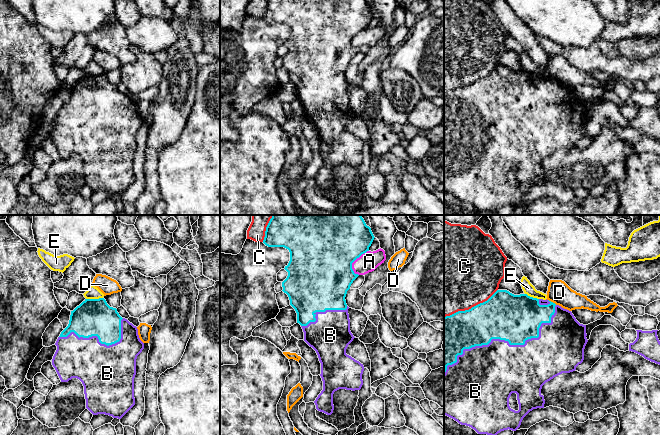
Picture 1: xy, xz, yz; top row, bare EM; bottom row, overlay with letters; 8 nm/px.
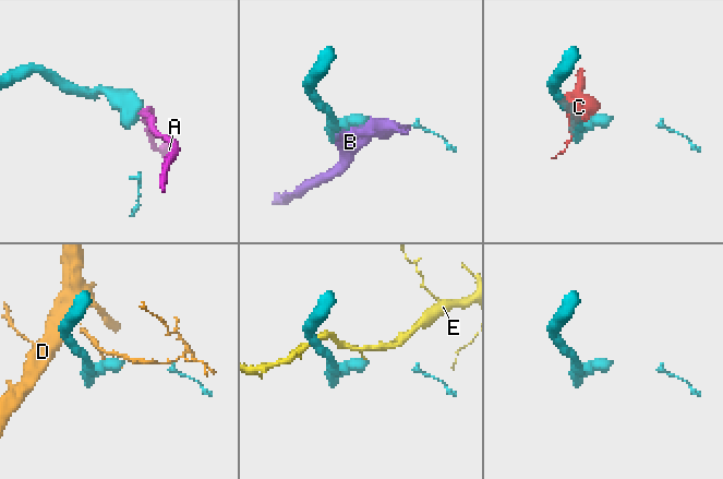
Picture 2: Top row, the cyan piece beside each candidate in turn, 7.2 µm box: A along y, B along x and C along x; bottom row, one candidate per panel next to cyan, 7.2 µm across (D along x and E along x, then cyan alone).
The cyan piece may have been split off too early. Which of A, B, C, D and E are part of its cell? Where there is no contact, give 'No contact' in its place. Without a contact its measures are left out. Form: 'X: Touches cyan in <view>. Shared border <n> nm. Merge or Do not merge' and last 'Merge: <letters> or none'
A: Touches cyan in xz. Shared border 220 nm. Do not merge
B: Touches cyan in yz. Shared border 1050 nm. Merge
C: Touches cyan in yz. Shared border 480 nm. Do not merge
D: Touches cyan in yz. Shared border 80 nm. Do not merge
E: Touches cyan in xy. Shared border 140 nm. Do not merge
Merge: B

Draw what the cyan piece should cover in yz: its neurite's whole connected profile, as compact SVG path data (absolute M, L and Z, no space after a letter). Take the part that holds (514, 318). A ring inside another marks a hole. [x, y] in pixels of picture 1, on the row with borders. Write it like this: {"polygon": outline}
{"polygon": "M497 290L487 301L480 303L469 310L458 311L444 317L444 415L454 419L461 425L474 429L478 434L497 435L504 430L516 431L523 418L533 409L544 408L545 400L541 394L542 386L562 373L570 373L584 360L584 349L588 342L586 338L586 325L580 324L571 311L555 303L537 299L527 294L514 295L507 290ZM512 393L517 394L519 410L515 411L509 406Z"}

